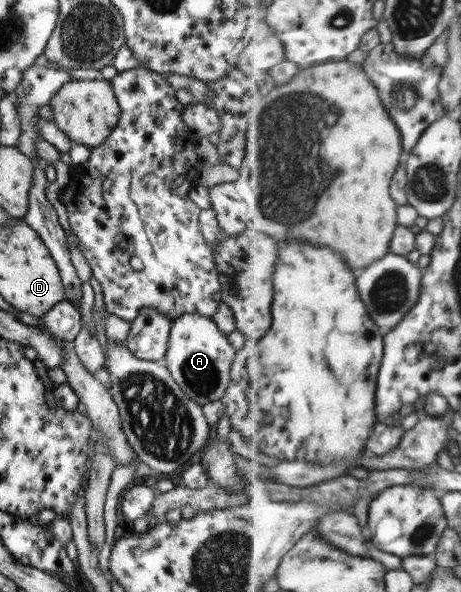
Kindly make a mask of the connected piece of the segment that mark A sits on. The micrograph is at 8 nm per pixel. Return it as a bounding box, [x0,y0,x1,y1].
[163,313,238,406]

